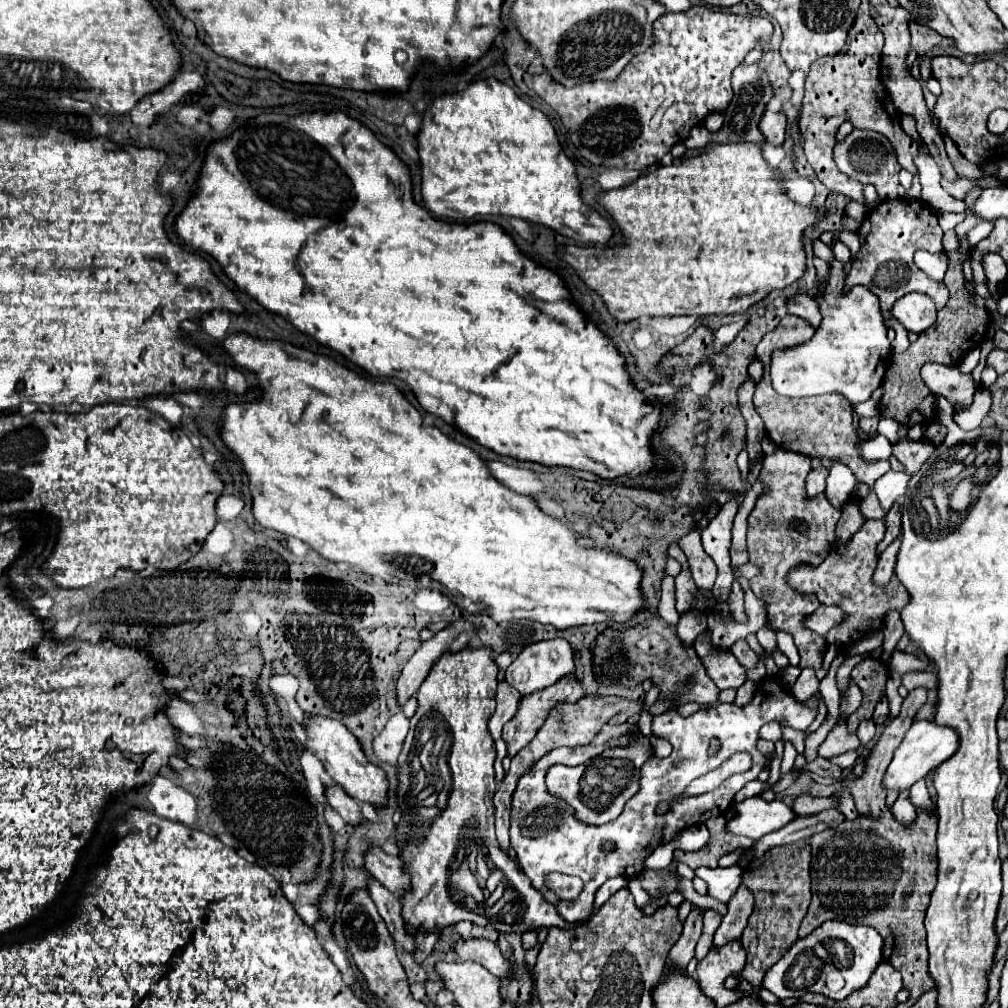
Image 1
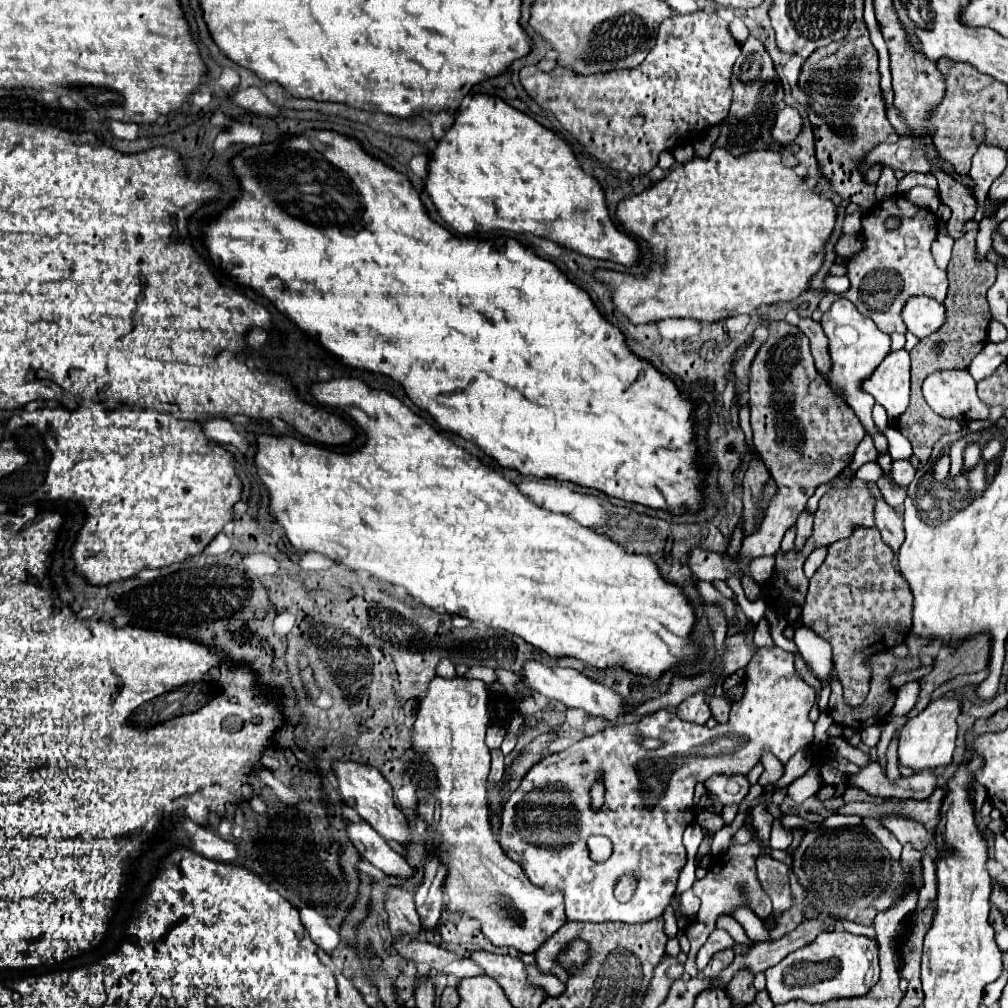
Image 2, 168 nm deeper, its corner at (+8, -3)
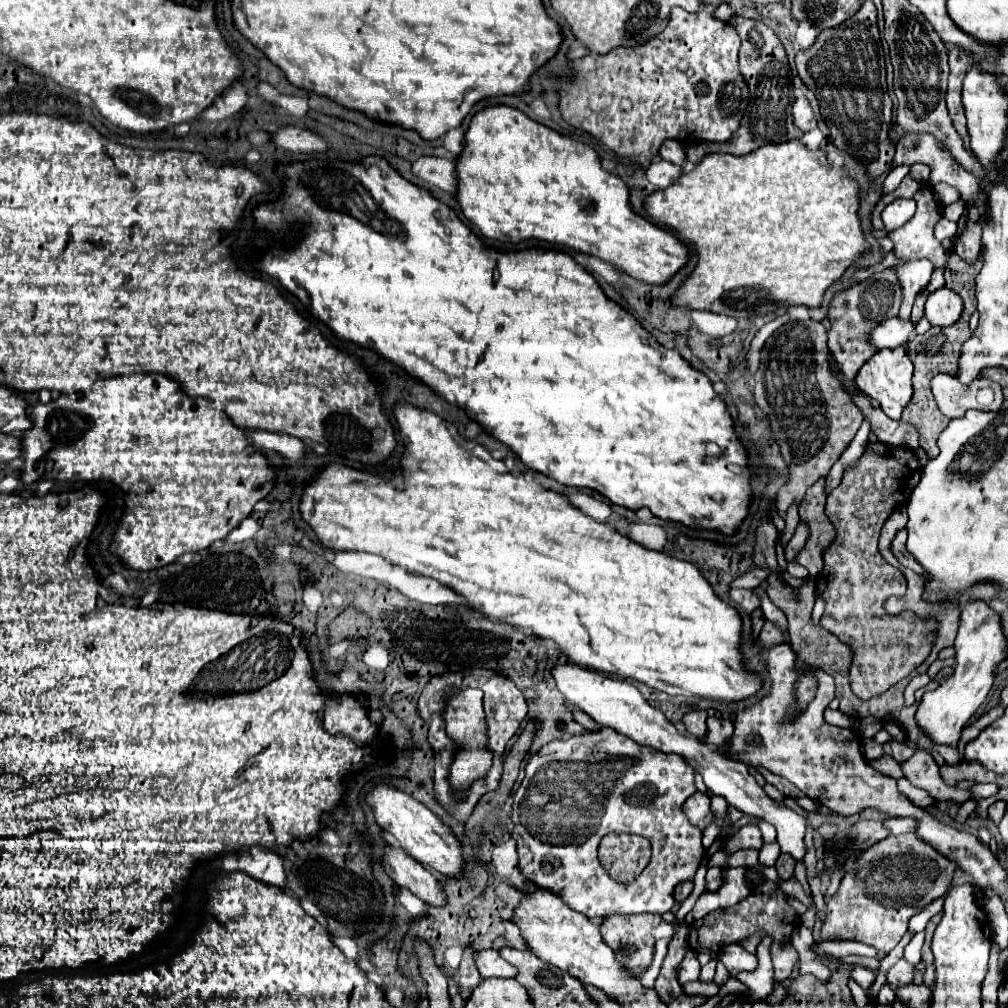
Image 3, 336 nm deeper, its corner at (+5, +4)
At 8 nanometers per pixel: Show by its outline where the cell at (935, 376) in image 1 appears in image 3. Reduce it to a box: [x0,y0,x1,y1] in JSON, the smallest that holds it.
[932,374,1002,418]

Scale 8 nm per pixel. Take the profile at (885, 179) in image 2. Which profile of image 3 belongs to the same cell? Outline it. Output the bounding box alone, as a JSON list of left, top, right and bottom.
[894,134,982,206]

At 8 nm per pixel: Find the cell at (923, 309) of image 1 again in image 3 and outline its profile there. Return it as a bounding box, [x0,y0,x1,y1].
[924,288,964,328]

